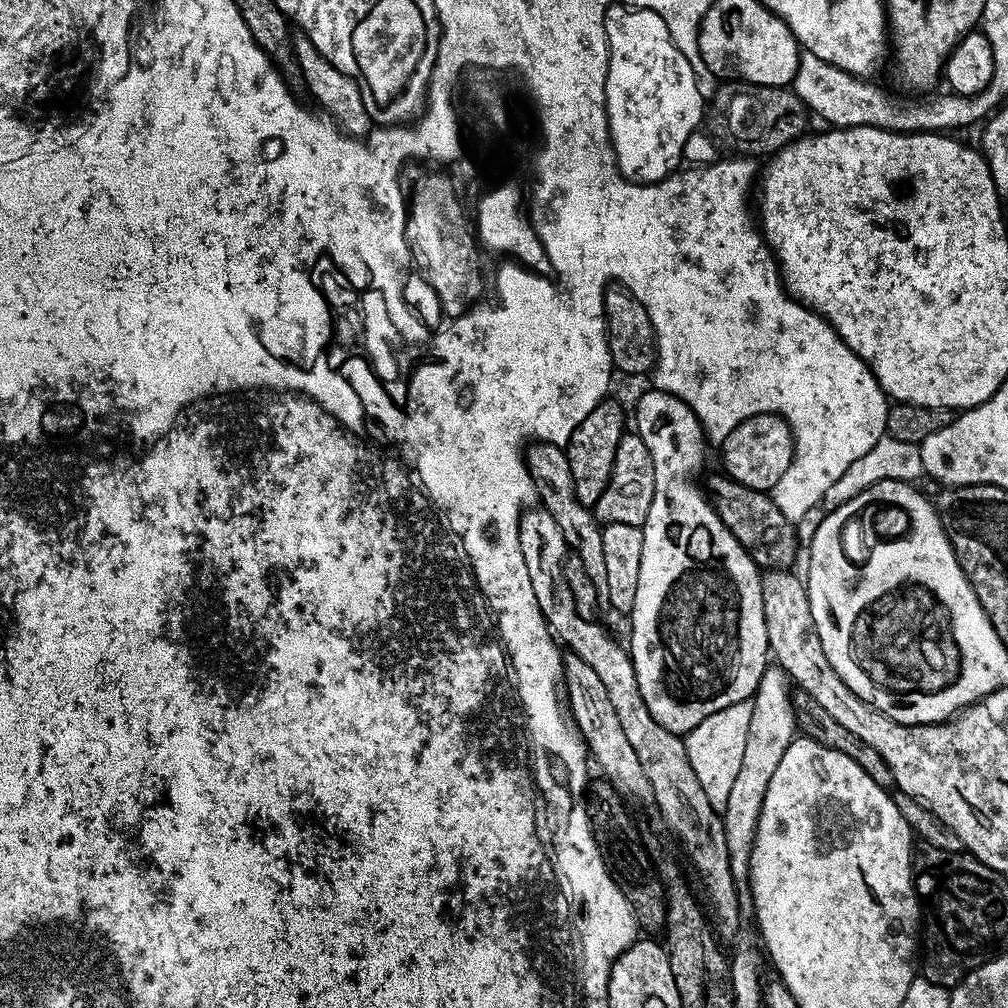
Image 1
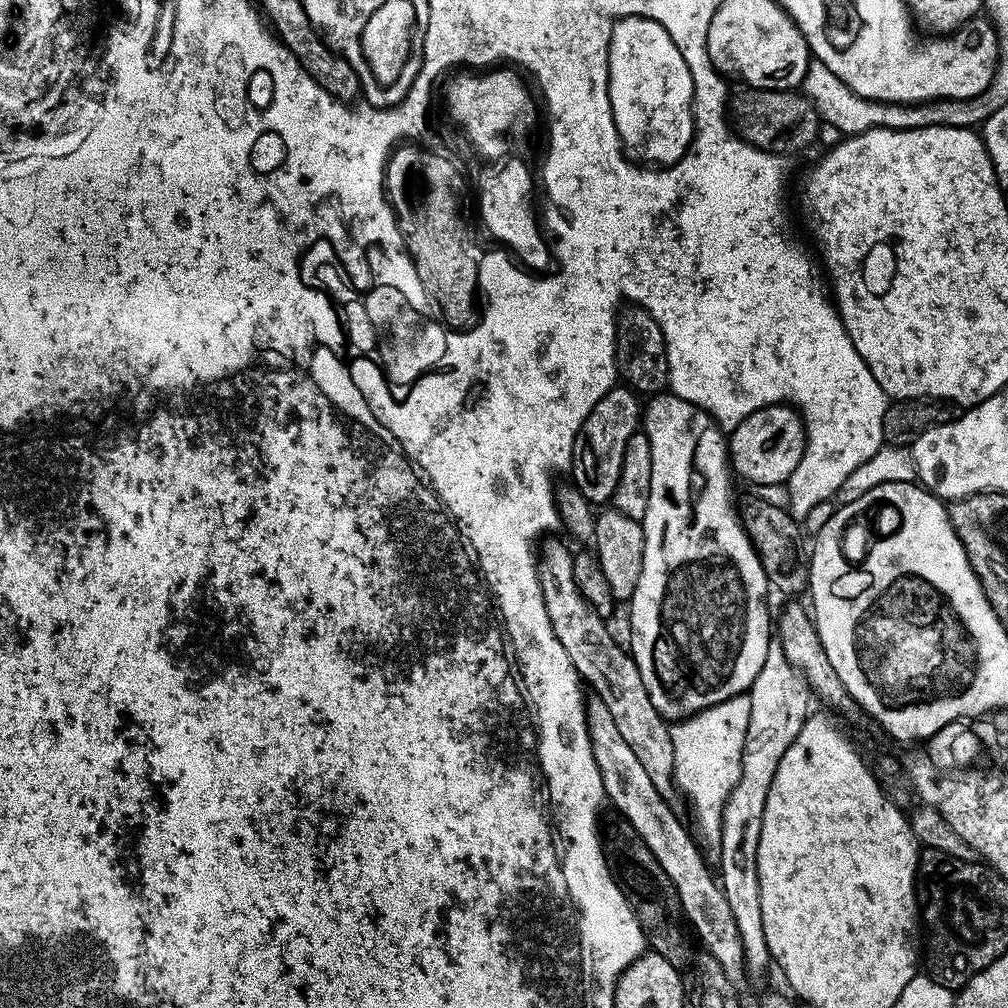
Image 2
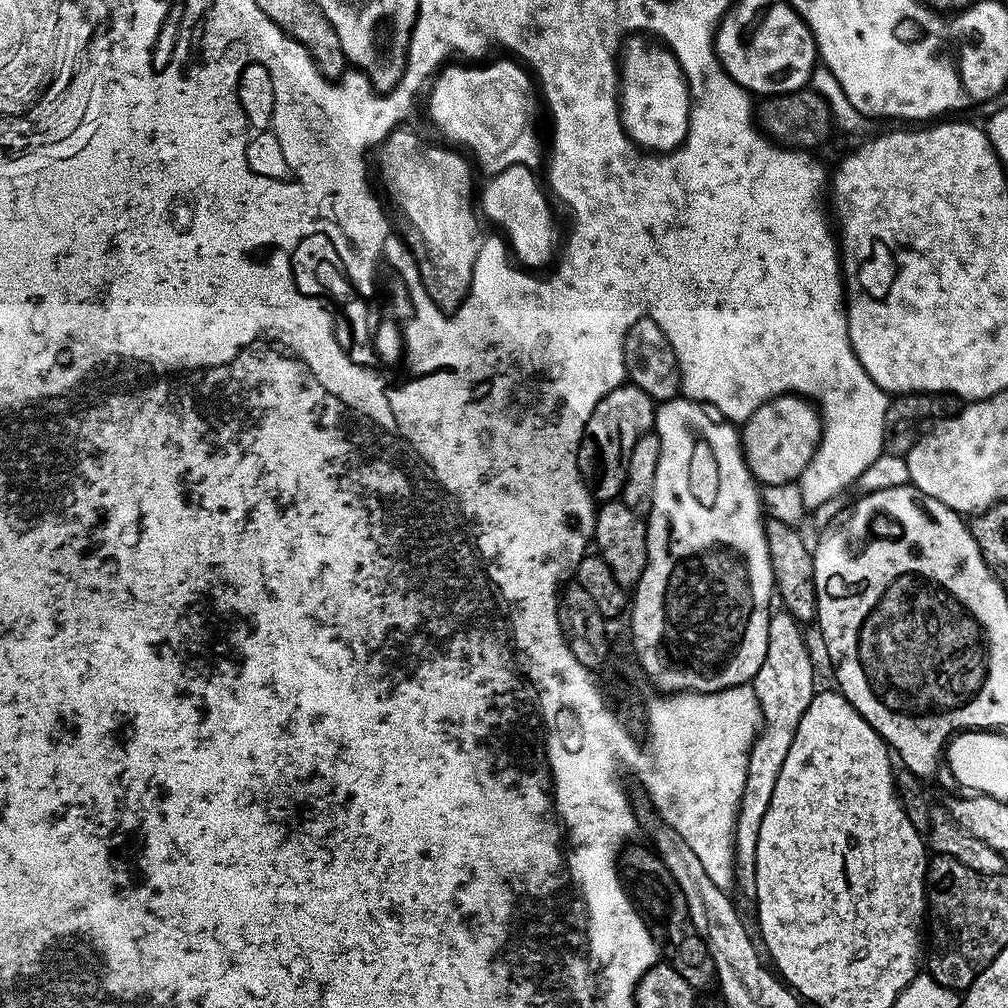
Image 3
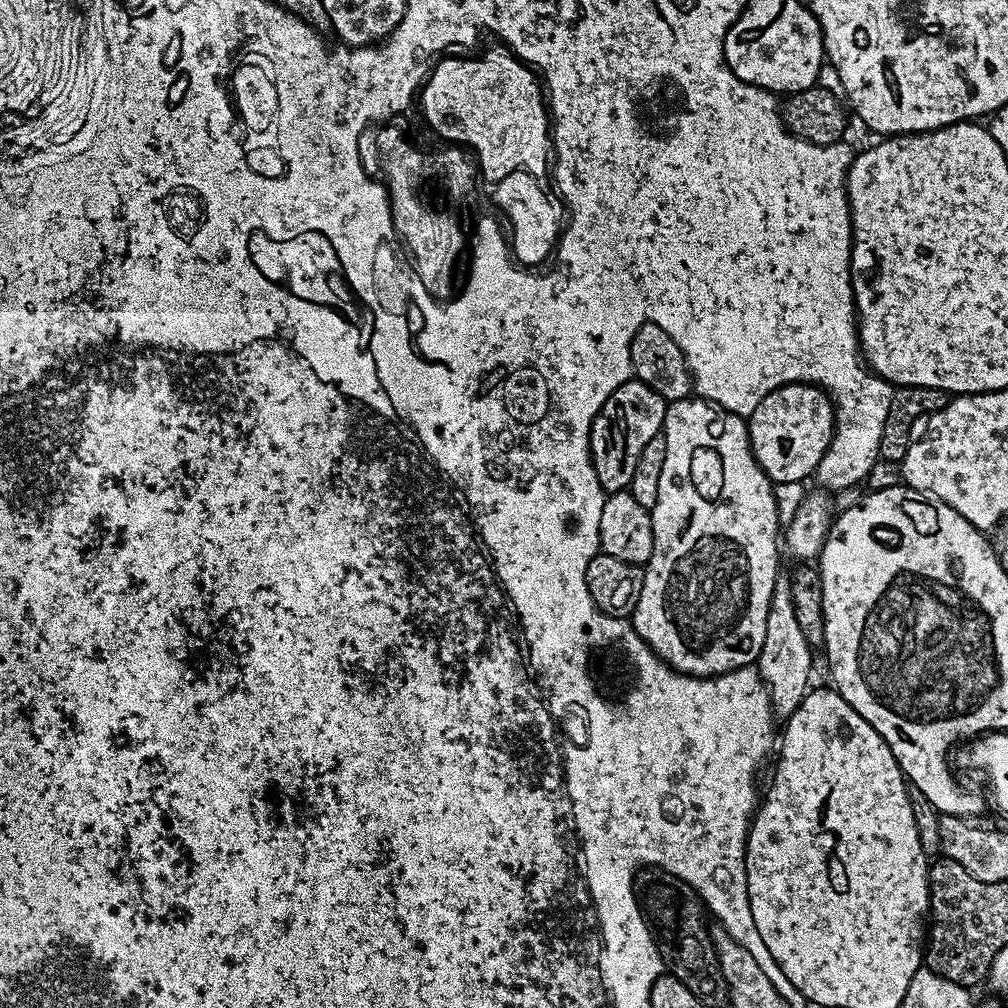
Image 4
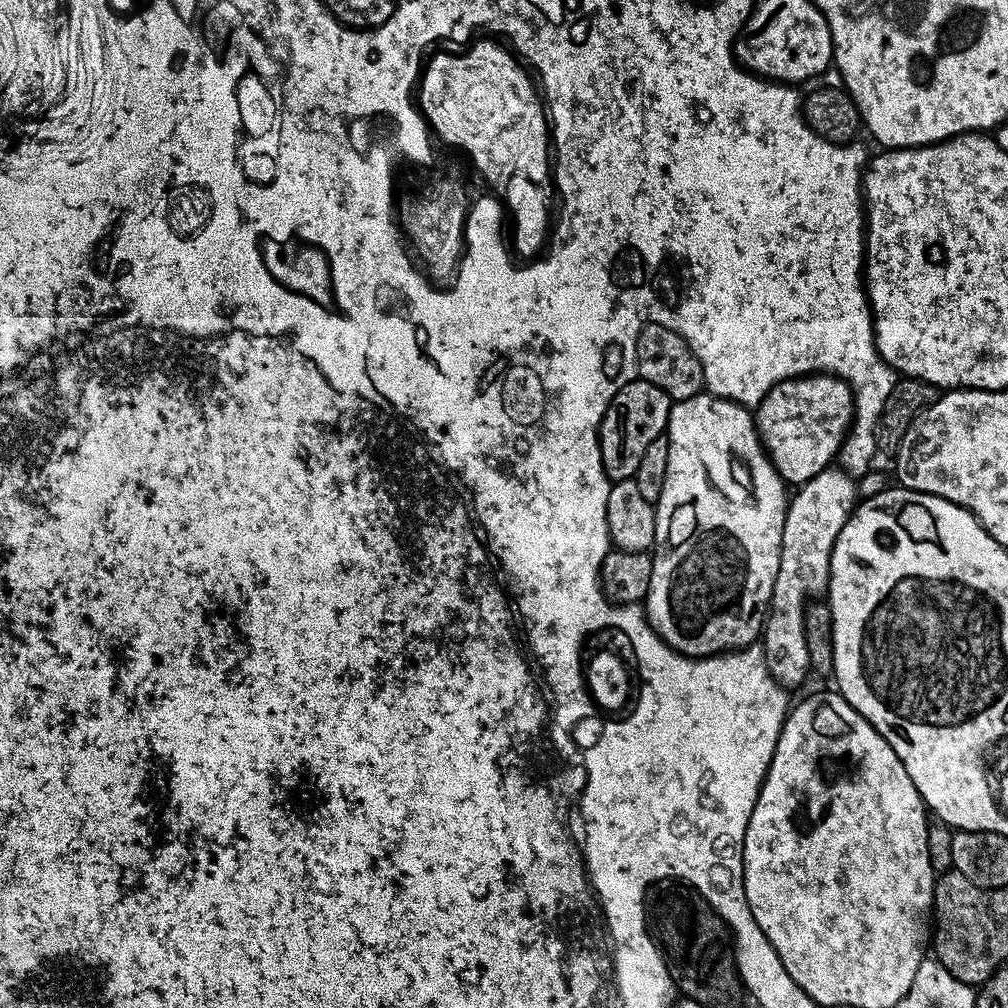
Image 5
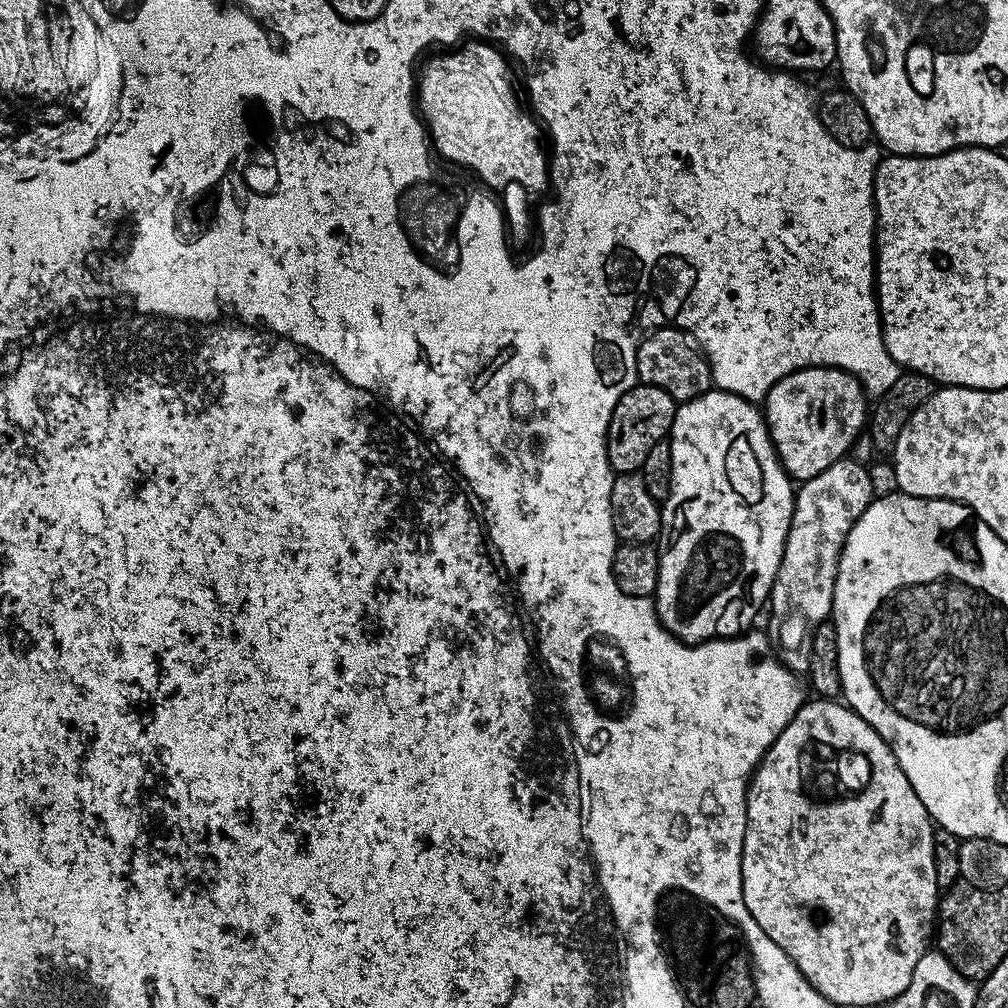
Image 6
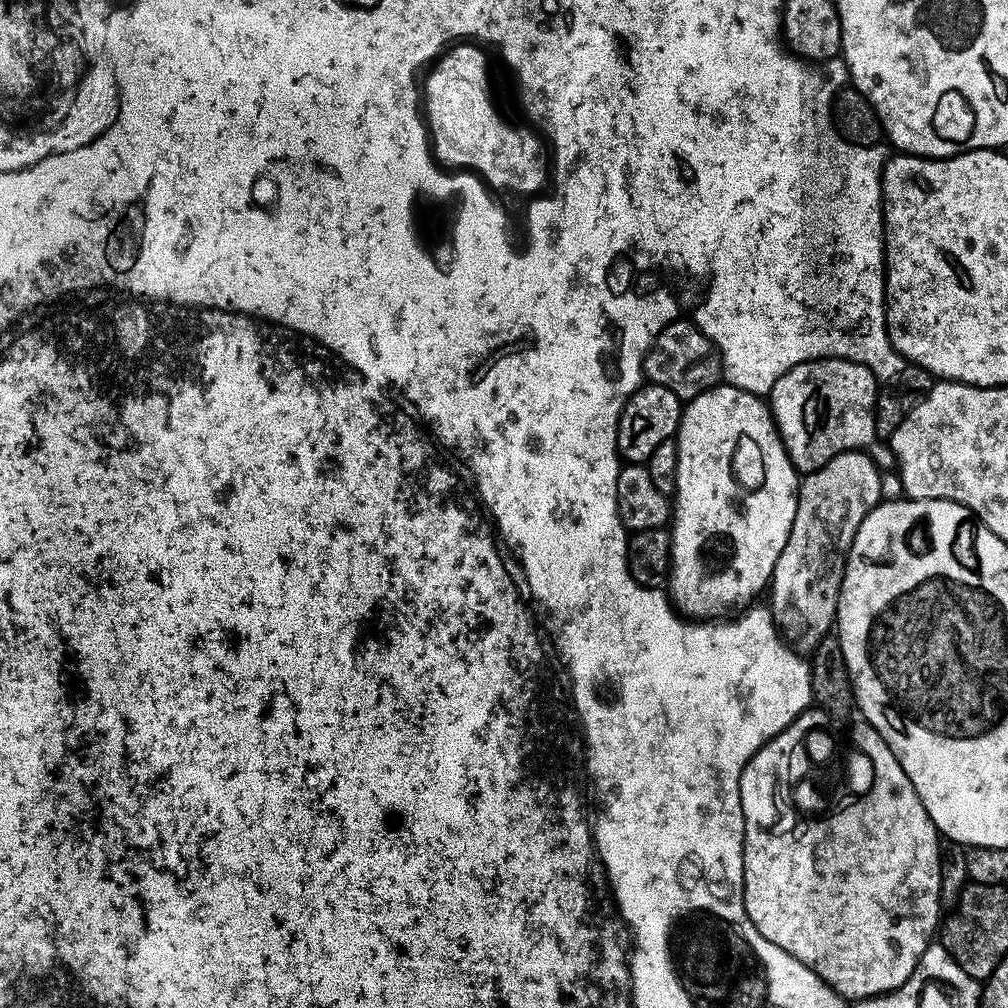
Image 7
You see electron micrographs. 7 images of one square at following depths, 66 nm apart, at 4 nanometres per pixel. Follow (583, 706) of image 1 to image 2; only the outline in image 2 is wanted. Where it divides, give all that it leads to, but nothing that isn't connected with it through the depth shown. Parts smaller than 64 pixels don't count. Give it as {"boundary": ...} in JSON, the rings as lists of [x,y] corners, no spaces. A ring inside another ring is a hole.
{"boundary":[[[592,694],[587,697],[584,713],[588,719],[588,733],[592,743],[592,753],[596,758],[596,765],[602,774],[602,786],[605,797],[620,811],[619,815],[634,826],[634,830],[650,846],[650,854],[658,858],[662,870],[674,882],[680,899],[680,911],[683,919],[690,925],[691,931],[700,938],[703,951],[708,952],[722,966],[726,978],[740,986],[745,983],[744,951],[742,938],[738,934],[738,926],[734,926],[734,914],[730,910],[730,902],[726,902],[726,894],[720,889],[717,877],[708,869],[704,856],[700,853],[701,845],[694,839],[693,833],[676,817],[676,812],[667,804],[665,797],[650,782],[650,774],[646,774],[642,762],[630,746],[618,734],[618,725],[610,714],[606,702]]]}

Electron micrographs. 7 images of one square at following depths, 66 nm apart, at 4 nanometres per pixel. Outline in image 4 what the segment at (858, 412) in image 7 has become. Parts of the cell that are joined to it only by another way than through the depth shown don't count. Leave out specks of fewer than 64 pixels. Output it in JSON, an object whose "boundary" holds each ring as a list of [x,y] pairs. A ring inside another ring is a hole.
{"boundary":[[[789,384],[762,398],[747,417],[748,441],[756,465],[765,472],[773,485],[796,484],[813,475],[832,444],[836,413],[827,391],[815,384]]]}

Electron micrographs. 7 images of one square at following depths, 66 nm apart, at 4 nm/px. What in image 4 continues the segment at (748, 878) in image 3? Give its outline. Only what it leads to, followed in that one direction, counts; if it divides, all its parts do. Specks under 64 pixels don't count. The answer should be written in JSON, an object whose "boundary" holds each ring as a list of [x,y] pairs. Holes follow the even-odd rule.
{"boundary":[[[777,579],[776,588],[772,591],[770,610],[766,614],[766,642],[762,642],[758,661],[760,677],[768,691],[773,713],[777,717],[792,716],[794,710],[798,710],[802,698],[810,691],[808,679],[812,676],[812,656],[814,649],[808,645],[806,638],[802,638],[798,618],[794,618],[792,585],[787,579]]]}

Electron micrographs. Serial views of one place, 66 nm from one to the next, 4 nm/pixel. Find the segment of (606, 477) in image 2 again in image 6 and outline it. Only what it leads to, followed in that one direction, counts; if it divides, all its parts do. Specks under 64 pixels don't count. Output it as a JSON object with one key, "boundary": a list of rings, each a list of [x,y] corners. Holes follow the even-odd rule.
{"boundary":[[[637,383],[636,387],[626,394],[622,394],[618,406],[614,406],[614,414],[610,418],[610,426],[608,427],[608,461],[613,473],[639,473],[643,469],[646,454],[650,454],[650,450],[654,450],[657,442],[665,439],[671,433],[677,407],[677,401],[673,400],[670,394],[666,394],[666,390],[653,384]]]}

